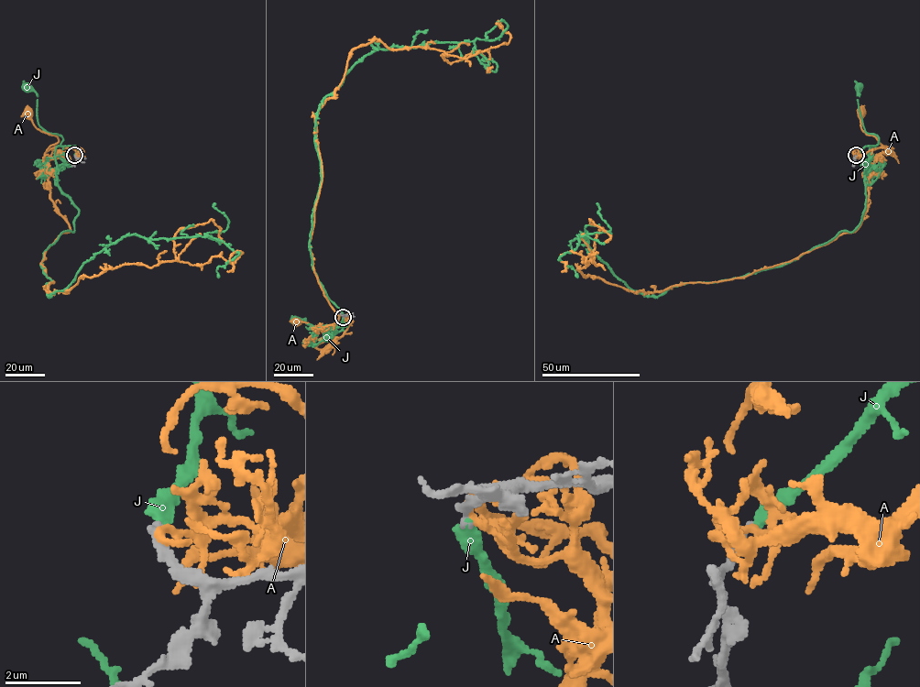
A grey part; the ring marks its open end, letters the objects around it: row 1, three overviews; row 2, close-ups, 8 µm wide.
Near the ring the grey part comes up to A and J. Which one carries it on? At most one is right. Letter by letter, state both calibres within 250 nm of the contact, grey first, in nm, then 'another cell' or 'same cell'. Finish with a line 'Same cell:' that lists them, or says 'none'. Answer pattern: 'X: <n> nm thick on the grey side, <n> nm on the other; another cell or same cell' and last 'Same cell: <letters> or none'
A: 300 nm thick on the grey side, 160 nm on the other; another cell
J: 260 nm thick on the grey side, 420 nm on the other; same cell
Same cell: J

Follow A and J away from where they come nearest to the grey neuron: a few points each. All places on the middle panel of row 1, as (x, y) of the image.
A: (344, 316), (350, 321), (345, 332), (323, 349), (316, 346), (326, 339), (323, 332), (297, 321)
J: (344, 317), (345, 324), (330, 336), (332, 340), (319, 329), (307, 324), (306, 319), (296, 322), (294, 320)

